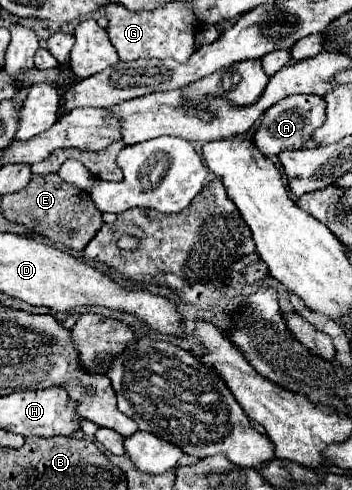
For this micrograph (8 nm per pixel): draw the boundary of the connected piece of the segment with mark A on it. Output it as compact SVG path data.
M288 95L286 99L278 101L274 107L270 107L264 113L260 127L254 133L254 145L266 157L278 155L284 149L302 149L312 139L312 133L324 123L324 119L326 119L324 107L326 107L326 101L322 97Z

